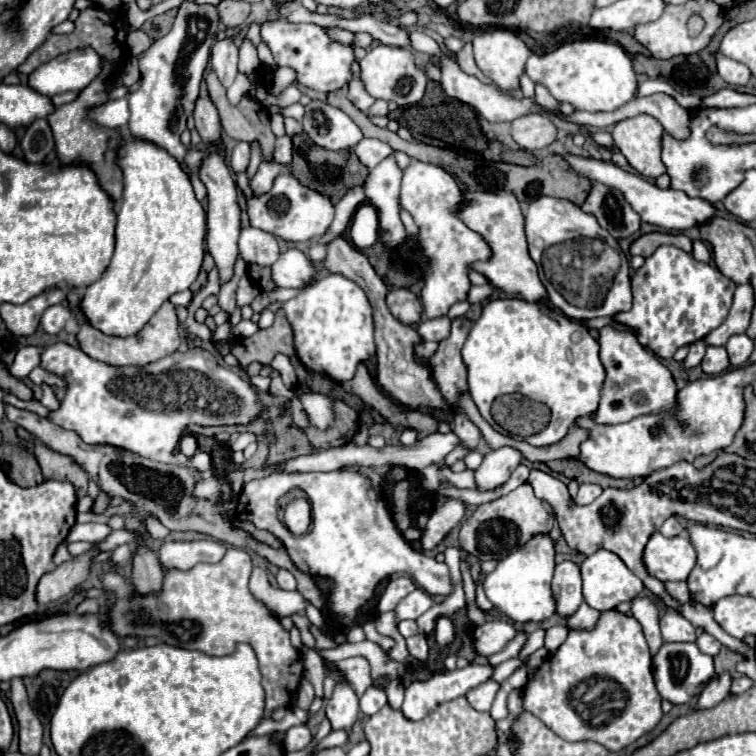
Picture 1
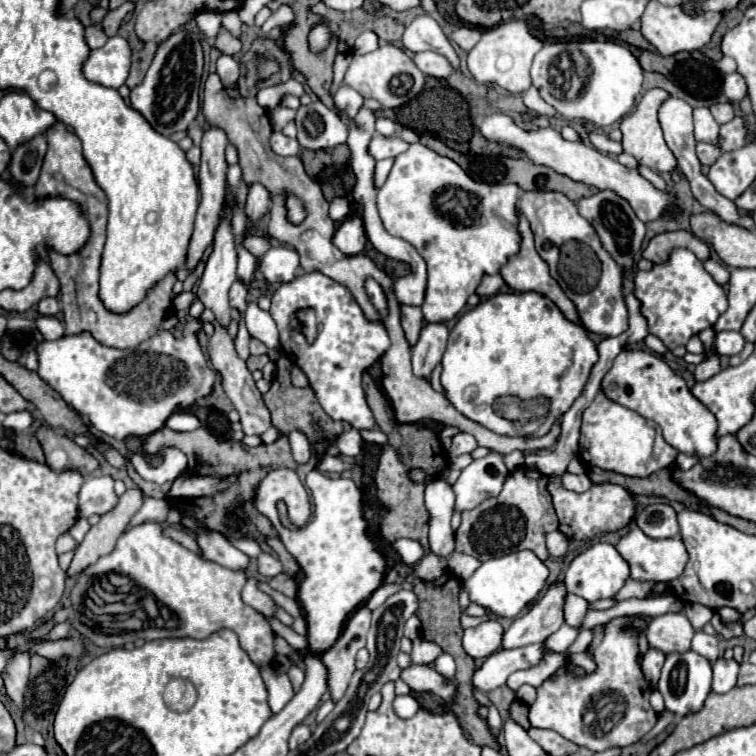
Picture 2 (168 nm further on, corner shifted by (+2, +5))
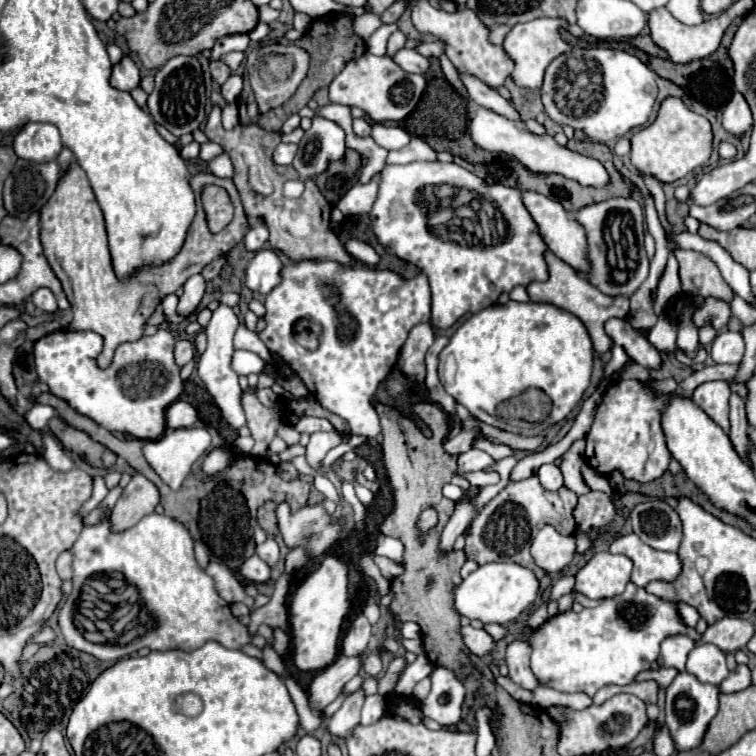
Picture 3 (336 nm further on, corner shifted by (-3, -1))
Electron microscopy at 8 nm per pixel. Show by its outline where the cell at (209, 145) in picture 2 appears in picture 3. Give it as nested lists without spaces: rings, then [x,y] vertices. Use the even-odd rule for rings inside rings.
[[[198,273],[198,275],[192,275],[186,283],[184,283],[184,293],[180,297],[180,303],[178,303],[178,315],[188,319],[200,305],[200,299],[204,295],[204,277]]]

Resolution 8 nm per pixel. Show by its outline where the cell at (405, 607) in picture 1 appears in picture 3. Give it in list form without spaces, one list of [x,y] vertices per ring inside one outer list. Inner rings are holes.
[[[362,691],[352,693],[344,705],[328,719],[328,731],[336,737],[346,739],[346,735],[360,723],[360,709],[364,703],[364,695]]]

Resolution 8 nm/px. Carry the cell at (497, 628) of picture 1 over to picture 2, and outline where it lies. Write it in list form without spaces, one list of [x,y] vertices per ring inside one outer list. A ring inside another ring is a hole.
[[[487,621],[487,623],[481,623],[473,629],[465,629],[463,649],[473,659],[483,659],[483,657],[489,657],[491,653],[501,649],[501,637],[503,637],[501,623]]]

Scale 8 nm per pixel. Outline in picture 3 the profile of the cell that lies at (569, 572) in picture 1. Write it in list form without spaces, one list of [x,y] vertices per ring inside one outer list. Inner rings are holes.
[[[516,639],[506,649],[506,665],[508,665],[508,679],[514,681],[522,689],[536,689],[540,685],[528,667],[530,659],[530,645],[526,639]]]

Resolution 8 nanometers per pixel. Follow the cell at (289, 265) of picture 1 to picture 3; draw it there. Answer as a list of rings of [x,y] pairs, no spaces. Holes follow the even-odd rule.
[[[258,251],[244,269],[244,285],[250,291],[258,291],[262,295],[270,293],[278,285],[278,275],[282,271],[282,261],[274,251]]]

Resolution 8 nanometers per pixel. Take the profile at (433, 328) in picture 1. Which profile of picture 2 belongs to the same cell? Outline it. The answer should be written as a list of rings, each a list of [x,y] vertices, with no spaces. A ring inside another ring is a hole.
[[[427,323],[421,329],[419,341],[413,347],[413,373],[429,377],[433,367],[441,361],[449,339],[449,329],[443,323]]]

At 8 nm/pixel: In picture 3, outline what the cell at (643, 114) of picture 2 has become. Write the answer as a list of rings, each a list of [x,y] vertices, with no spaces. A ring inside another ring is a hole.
[[[668,97],[662,101],[658,117],[652,125],[640,129],[632,139],[632,165],[662,183],[674,183],[686,177],[696,167],[702,167],[712,155],[712,127],[710,121],[690,111],[682,99]]]

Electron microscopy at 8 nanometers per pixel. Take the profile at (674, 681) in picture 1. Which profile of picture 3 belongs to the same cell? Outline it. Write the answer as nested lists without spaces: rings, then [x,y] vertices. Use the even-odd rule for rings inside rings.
[[[686,671],[676,675],[672,685],[666,689],[666,727],[676,751],[692,751],[700,747],[712,717],[718,713],[718,693],[718,687],[698,683],[698,679],[694,679],[694,675],[686,675]]]

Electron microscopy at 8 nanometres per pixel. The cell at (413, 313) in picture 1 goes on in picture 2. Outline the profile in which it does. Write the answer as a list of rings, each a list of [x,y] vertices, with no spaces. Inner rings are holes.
[[[401,305],[401,327],[407,335],[407,341],[411,345],[415,345],[417,337],[419,337],[419,331],[423,327],[423,315],[421,315],[421,309],[415,307],[415,305]]]

